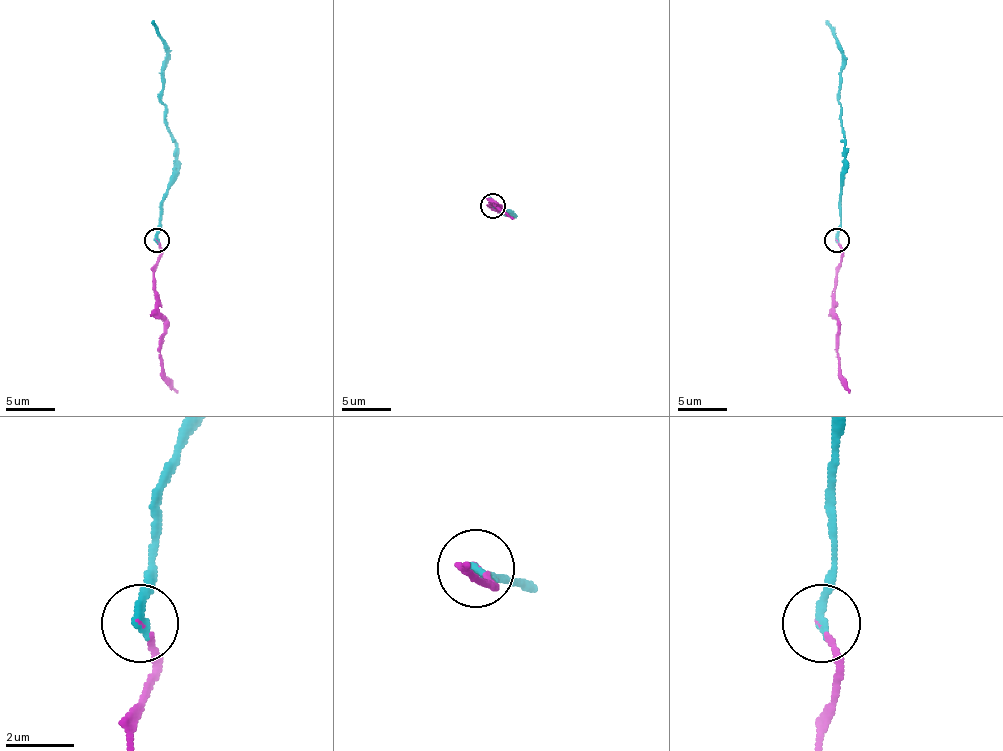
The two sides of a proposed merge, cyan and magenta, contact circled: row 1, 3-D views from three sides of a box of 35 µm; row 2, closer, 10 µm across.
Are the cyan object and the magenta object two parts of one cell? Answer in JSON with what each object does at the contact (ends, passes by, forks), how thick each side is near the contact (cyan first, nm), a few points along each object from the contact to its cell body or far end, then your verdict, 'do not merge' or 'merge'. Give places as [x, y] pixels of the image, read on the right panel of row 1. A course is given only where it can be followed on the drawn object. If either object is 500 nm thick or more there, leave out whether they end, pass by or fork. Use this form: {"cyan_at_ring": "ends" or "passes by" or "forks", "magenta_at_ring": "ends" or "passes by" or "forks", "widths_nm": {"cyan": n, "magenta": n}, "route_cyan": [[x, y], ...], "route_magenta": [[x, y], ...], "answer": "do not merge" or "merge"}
{"cyan_at_ring": "ends", "magenta_at_ring": "ends", "widths_nm": {"cyan": 280, "magenta": 130}, "route_cyan": [[836, 239], [844, 143], [839, 100], [841, 46], [826, 21]], "route_magenta": [[836, 239], [841, 262], [836, 269], [836, 356], [839, 378], [849, 393]], "answer": "merge"}

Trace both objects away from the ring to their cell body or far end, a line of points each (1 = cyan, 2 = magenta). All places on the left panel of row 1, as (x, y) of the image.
1: (157, 239), (159, 207), (172, 175), (177, 143), (162, 100), (167, 46), (152, 21)
2: (157, 239), (157, 316), (164, 324), (159, 356), (162, 378), (177, 393)

